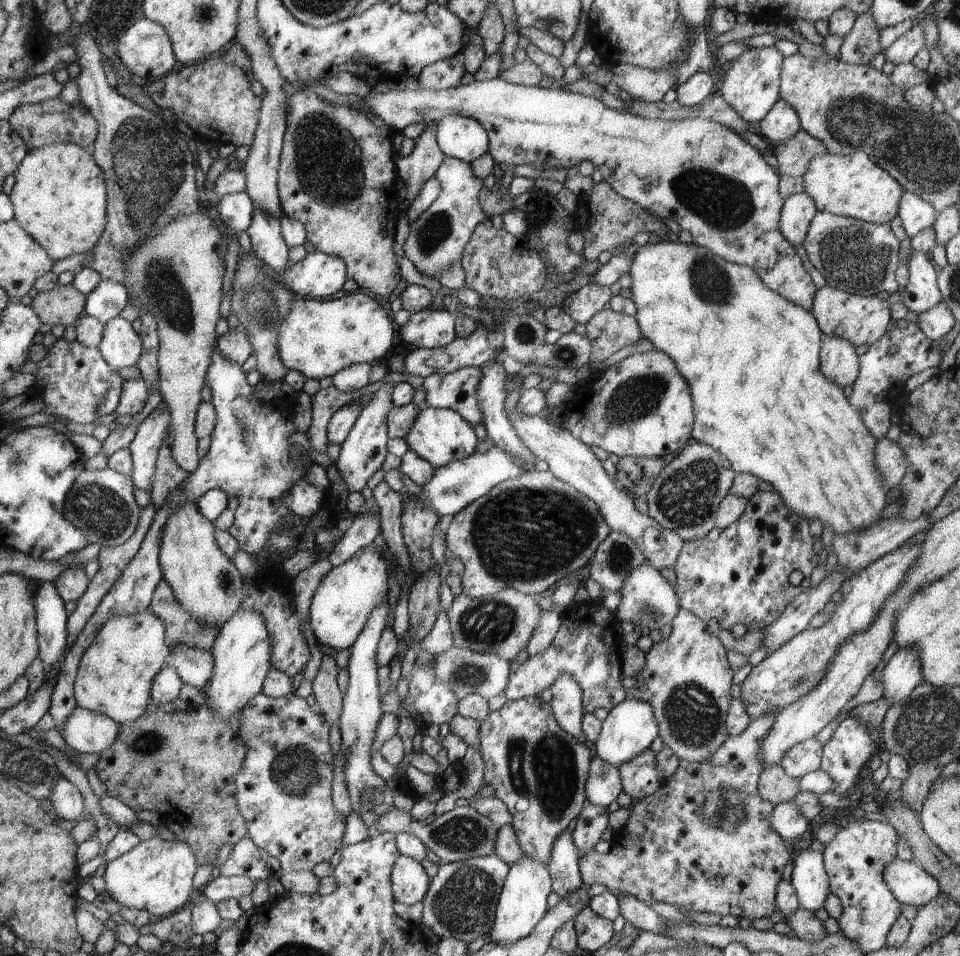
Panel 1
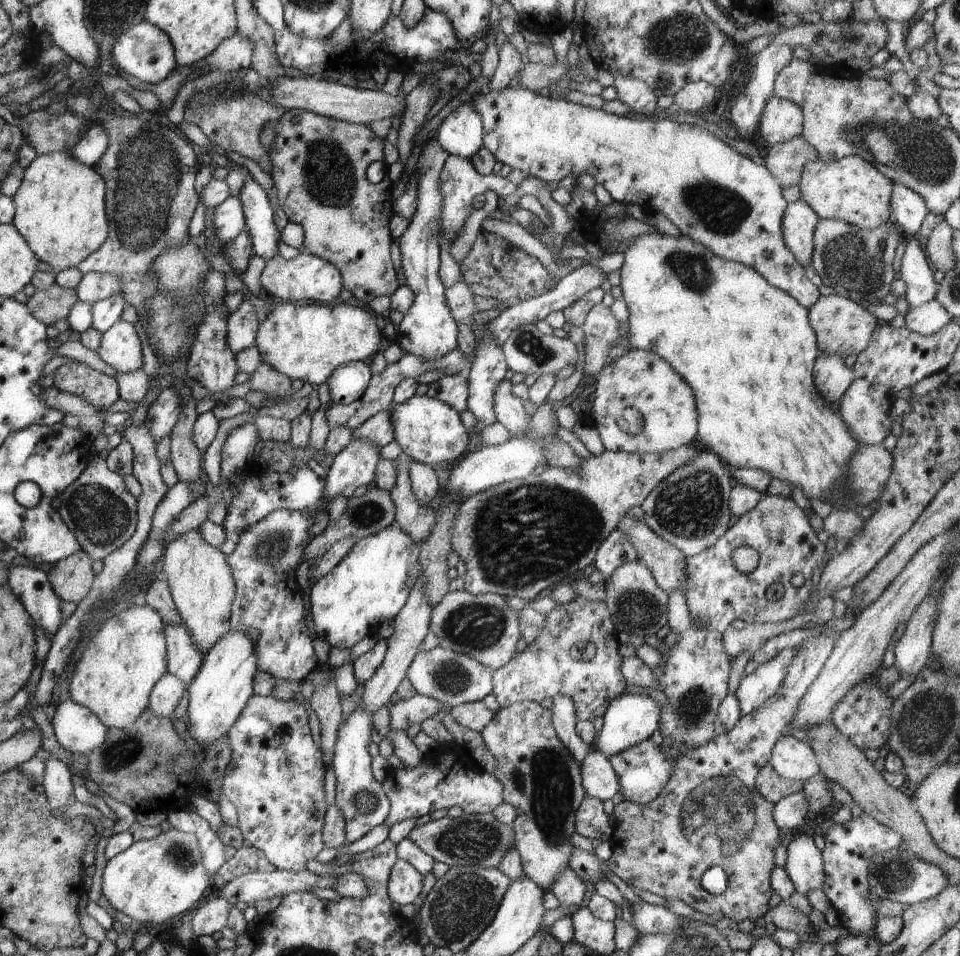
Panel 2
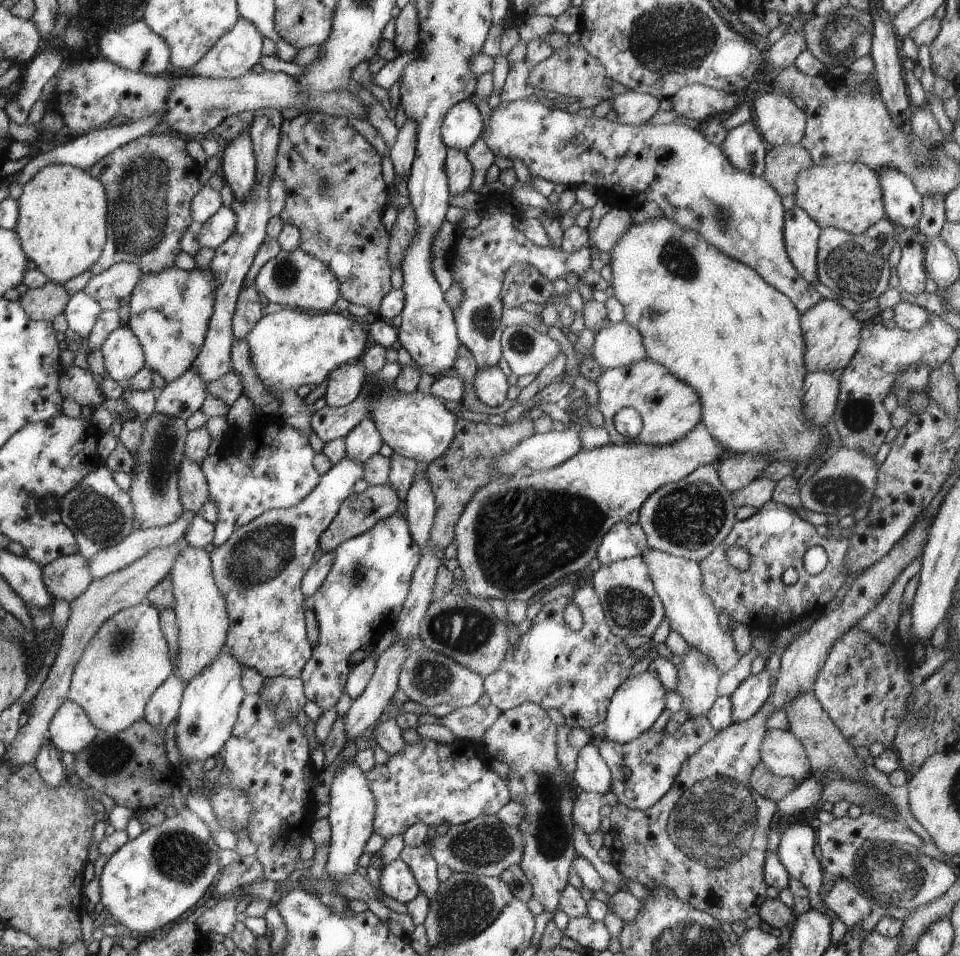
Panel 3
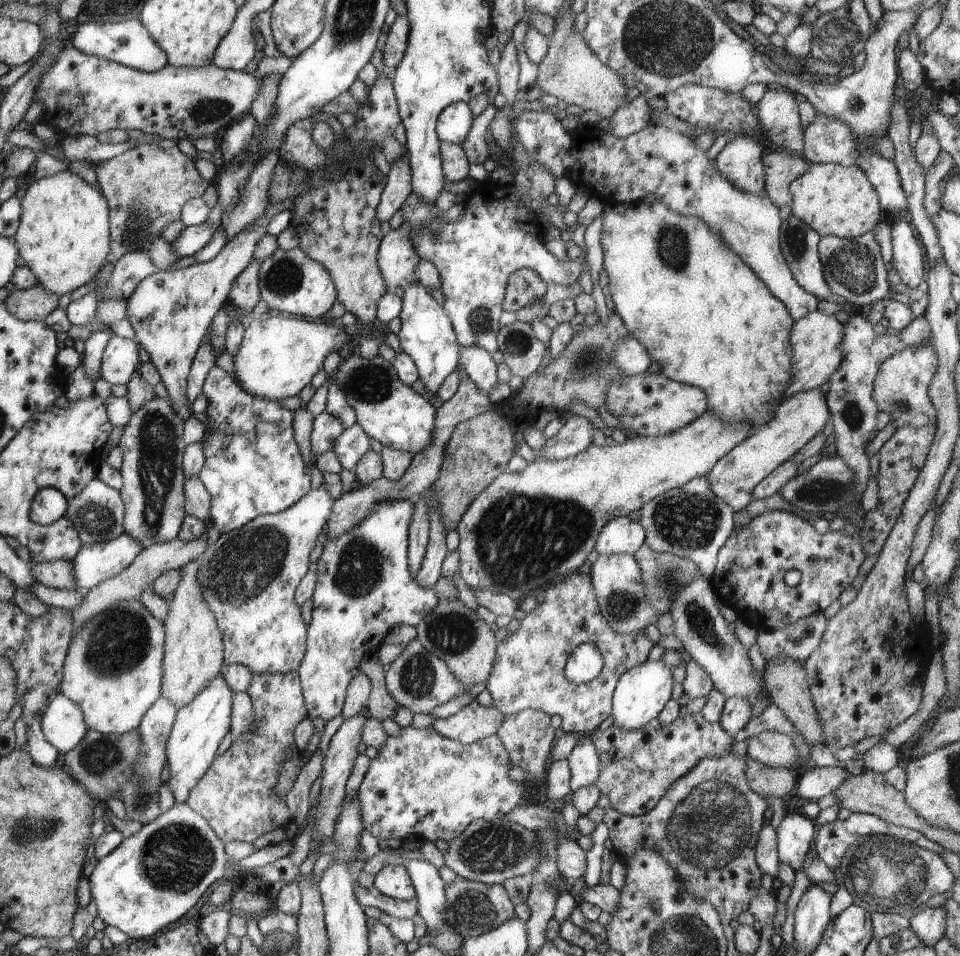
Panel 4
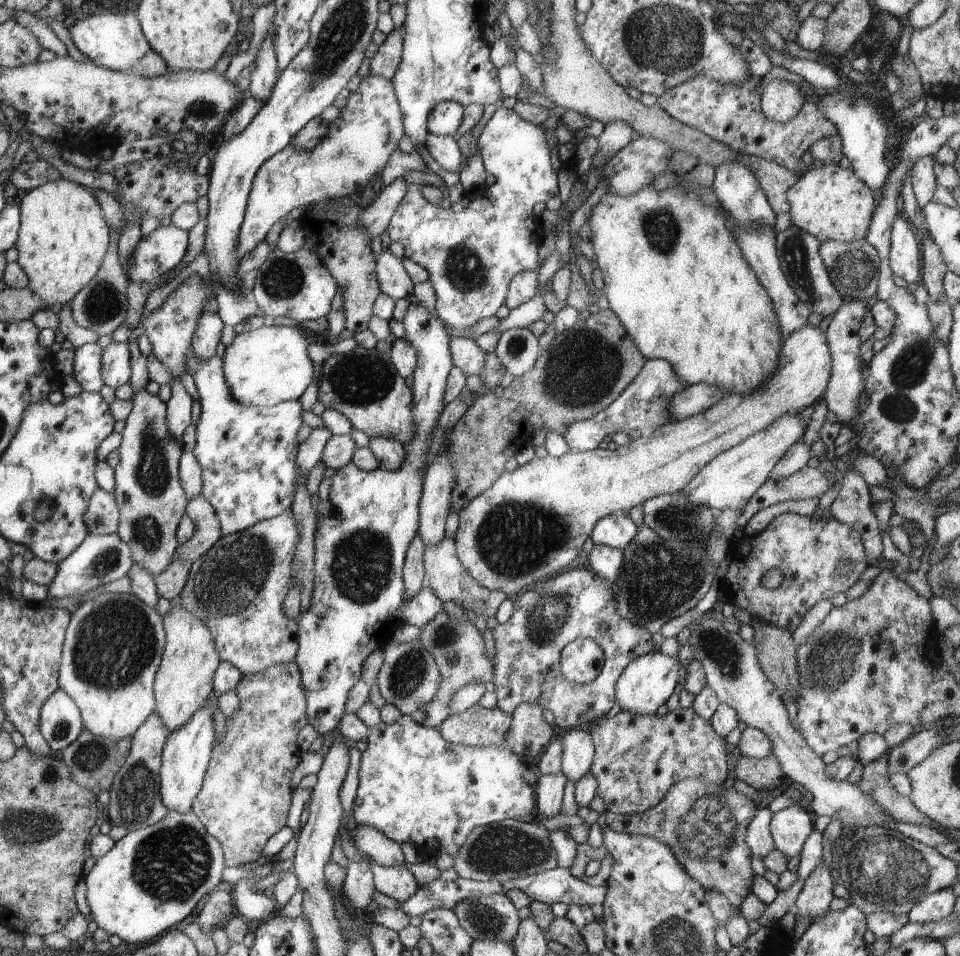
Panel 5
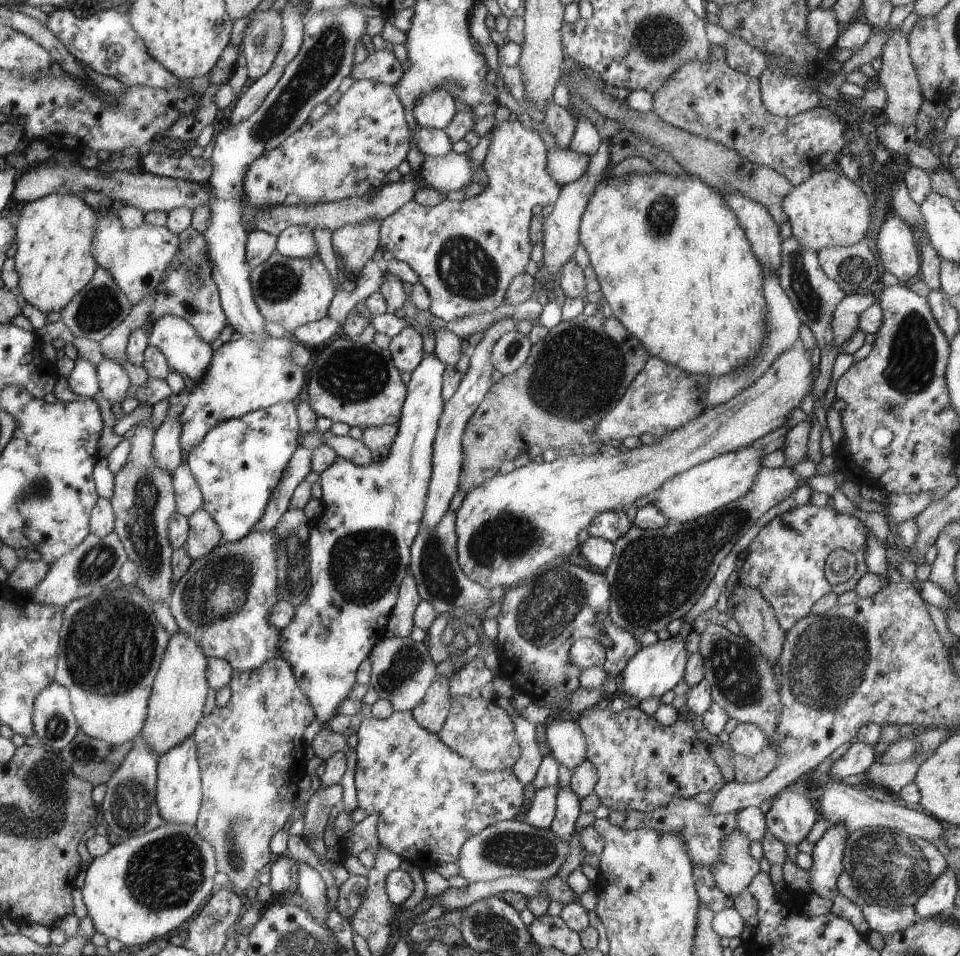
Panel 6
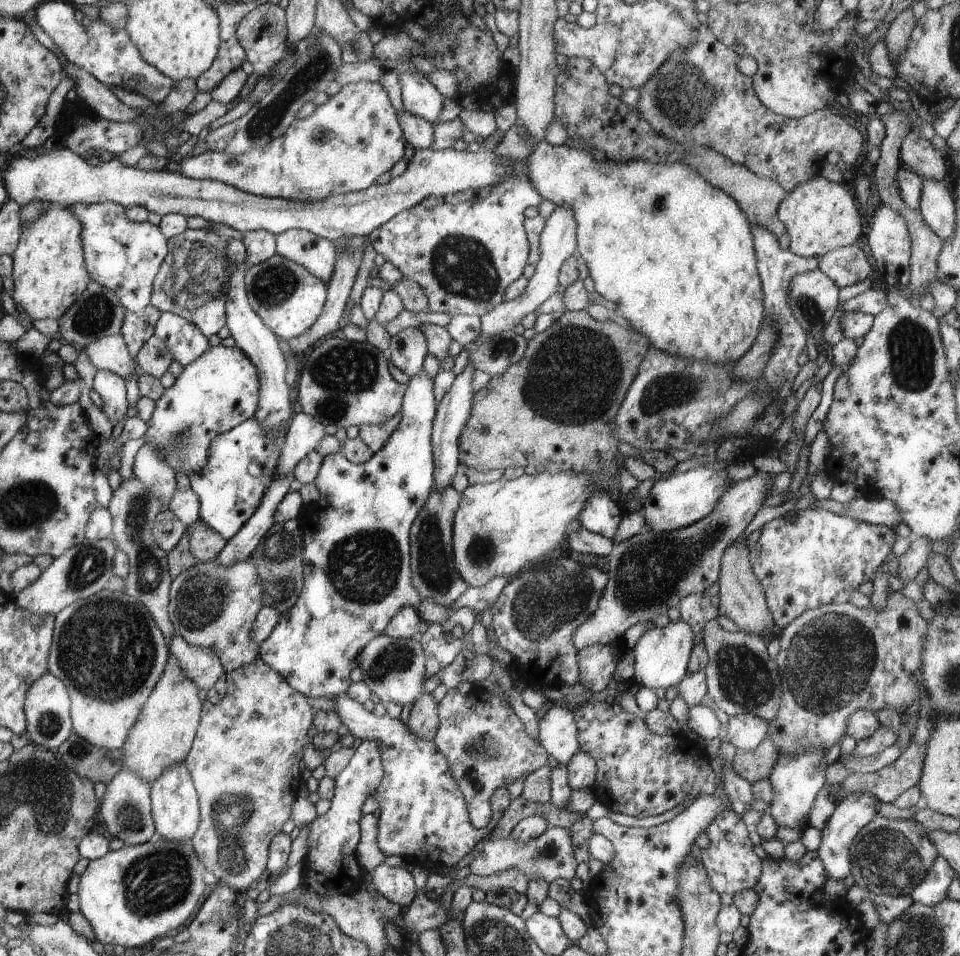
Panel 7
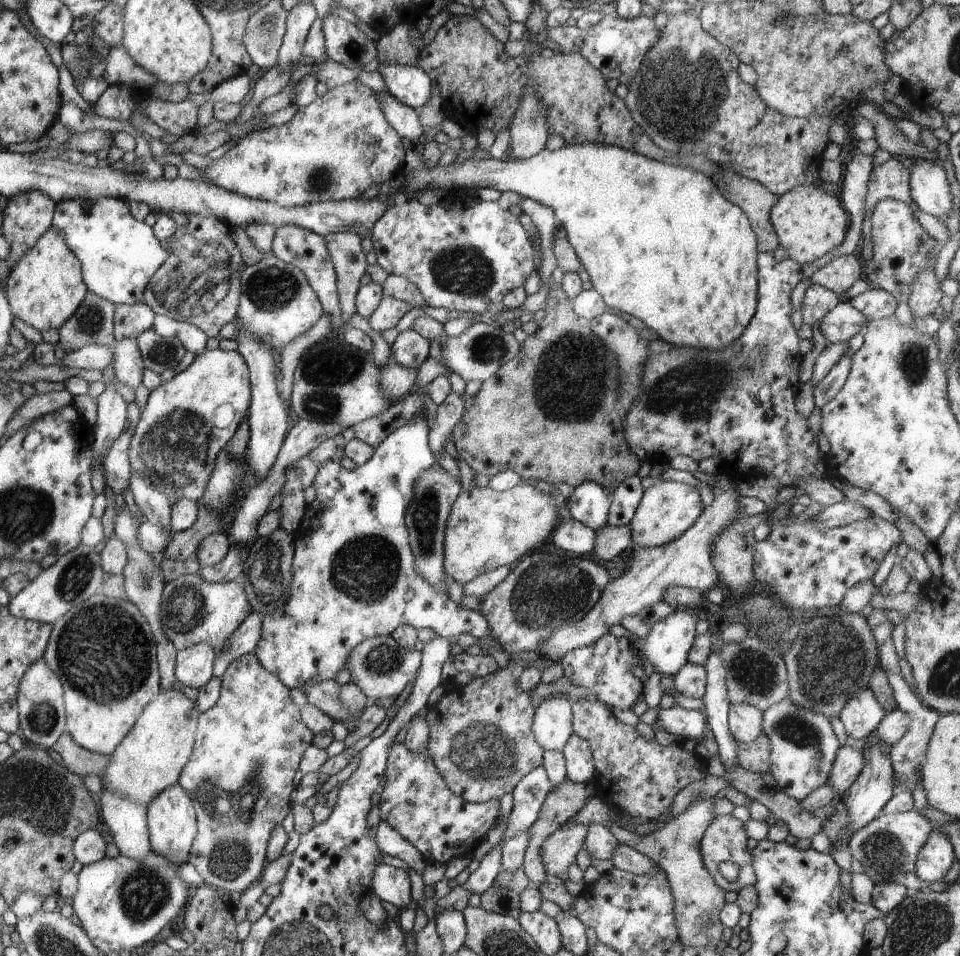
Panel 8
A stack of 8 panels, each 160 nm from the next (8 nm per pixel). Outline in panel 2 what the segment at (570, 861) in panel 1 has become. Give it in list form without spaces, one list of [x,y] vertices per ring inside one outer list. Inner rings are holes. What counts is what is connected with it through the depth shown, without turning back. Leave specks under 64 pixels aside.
[[[570,866],[558,875],[550,892],[558,899],[559,906],[570,910],[573,914],[581,908],[586,896],[584,881]]]

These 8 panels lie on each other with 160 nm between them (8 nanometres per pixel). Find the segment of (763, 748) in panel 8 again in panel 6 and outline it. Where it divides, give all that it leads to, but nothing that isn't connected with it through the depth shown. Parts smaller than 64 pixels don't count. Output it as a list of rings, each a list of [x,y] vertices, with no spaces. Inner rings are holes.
[[[767,745],[753,756],[733,757],[734,779],[738,783],[757,783],[763,780],[778,763],[778,754],[772,745]]]

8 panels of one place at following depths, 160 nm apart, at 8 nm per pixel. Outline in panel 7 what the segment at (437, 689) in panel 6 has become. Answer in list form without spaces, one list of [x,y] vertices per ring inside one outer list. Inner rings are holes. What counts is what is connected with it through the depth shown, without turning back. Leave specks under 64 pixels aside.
[[[422,694],[413,704],[407,724],[408,730],[422,740],[434,740],[440,718],[438,703],[434,700],[433,694]]]

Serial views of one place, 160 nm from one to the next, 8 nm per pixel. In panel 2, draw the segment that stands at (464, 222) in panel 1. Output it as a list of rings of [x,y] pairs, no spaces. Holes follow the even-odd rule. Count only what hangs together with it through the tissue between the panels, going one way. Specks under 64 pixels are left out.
[[[449,154],[443,164],[440,175],[440,188],[443,196],[440,224],[443,237],[448,244],[451,244],[456,240],[464,222],[473,212],[472,199],[476,195],[483,195],[485,192],[488,192],[488,190],[492,190],[492,192],[496,192],[500,198],[508,197],[508,194],[513,195],[516,192],[517,185],[512,184],[506,177],[501,177],[500,174],[490,173],[489,175],[481,175],[472,166],[470,159]]]

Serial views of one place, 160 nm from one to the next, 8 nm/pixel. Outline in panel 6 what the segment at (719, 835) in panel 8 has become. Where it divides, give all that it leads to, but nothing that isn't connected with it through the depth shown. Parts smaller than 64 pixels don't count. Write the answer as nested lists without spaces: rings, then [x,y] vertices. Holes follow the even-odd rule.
[[[736,829],[724,838],[719,860],[711,867],[716,887],[726,897],[745,892],[760,870],[759,861],[750,855],[751,841]]]

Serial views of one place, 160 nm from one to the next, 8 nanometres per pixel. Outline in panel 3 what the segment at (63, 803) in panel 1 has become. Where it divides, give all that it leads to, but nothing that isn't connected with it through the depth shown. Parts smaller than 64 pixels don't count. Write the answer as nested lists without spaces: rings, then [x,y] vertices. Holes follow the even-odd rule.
[[[47,740],[40,748],[40,752],[38,752],[38,756],[33,763],[46,784],[50,785],[50,788],[58,788],[68,780],[65,764],[62,764],[61,757],[62,753],[54,747],[53,743]]]

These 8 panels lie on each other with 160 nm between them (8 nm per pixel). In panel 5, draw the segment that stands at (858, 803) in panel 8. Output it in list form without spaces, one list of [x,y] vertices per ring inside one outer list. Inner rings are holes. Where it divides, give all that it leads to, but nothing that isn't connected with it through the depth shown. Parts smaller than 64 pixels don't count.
[[[820,862],[814,872],[803,880],[803,888],[793,911],[800,917],[810,916],[812,921],[818,916],[824,916],[829,912],[829,905],[834,898],[834,886],[834,878],[830,874],[828,864]]]

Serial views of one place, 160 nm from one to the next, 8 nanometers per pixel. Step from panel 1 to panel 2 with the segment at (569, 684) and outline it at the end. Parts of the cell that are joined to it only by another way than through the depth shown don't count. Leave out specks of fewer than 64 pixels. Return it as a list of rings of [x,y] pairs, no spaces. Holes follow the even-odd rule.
[[[565,695],[556,696],[553,698],[553,706],[550,710],[553,716],[553,727],[560,742],[580,764],[593,746],[586,744],[577,733],[578,720],[572,699]]]

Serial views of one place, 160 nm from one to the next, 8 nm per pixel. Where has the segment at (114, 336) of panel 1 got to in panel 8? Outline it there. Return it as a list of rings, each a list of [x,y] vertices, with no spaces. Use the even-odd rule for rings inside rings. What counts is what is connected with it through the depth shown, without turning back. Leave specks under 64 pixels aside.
[[[108,365],[103,370],[102,382],[106,389],[97,399],[97,422],[93,424],[92,454],[92,486],[96,496],[104,493],[107,486],[103,460],[105,454],[110,450],[112,443],[125,431],[127,426],[126,409],[127,403],[124,398],[116,392],[112,381],[115,378],[115,370]]]

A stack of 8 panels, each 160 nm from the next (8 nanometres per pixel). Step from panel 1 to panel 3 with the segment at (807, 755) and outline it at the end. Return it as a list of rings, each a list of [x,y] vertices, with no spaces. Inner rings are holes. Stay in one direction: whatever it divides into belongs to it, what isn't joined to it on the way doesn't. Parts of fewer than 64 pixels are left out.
[[[768,730],[760,752],[761,762],[778,777],[801,782],[812,775],[810,760],[800,740],[787,730]]]

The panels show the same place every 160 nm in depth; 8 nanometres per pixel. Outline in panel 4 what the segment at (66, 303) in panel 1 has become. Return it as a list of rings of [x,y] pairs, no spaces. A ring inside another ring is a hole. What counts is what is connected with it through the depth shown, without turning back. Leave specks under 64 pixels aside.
[[[37,283],[28,289],[10,292],[4,300],[6,307],[22,321],[45,321],[45,318],[59,306],[60,296],[48,292]]]

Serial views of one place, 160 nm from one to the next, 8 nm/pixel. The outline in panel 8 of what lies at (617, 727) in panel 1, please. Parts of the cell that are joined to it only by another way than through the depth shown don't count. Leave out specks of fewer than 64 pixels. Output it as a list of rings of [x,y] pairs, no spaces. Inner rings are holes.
[[[673,609],[672,613],[661,619],[650,629],[650,633],[646,638],[640,639],[633,636],[621,624],[610,626],[609,633],[616,637],[626,637],[629,639],[636,646],[642,665],[646,660],[649,660],[656,672],[674,676],[684,664],[688,663],[688,655],[697,635],[696,622],[698,622],[700,617],[699,612],[694,612],[692,609]]]

